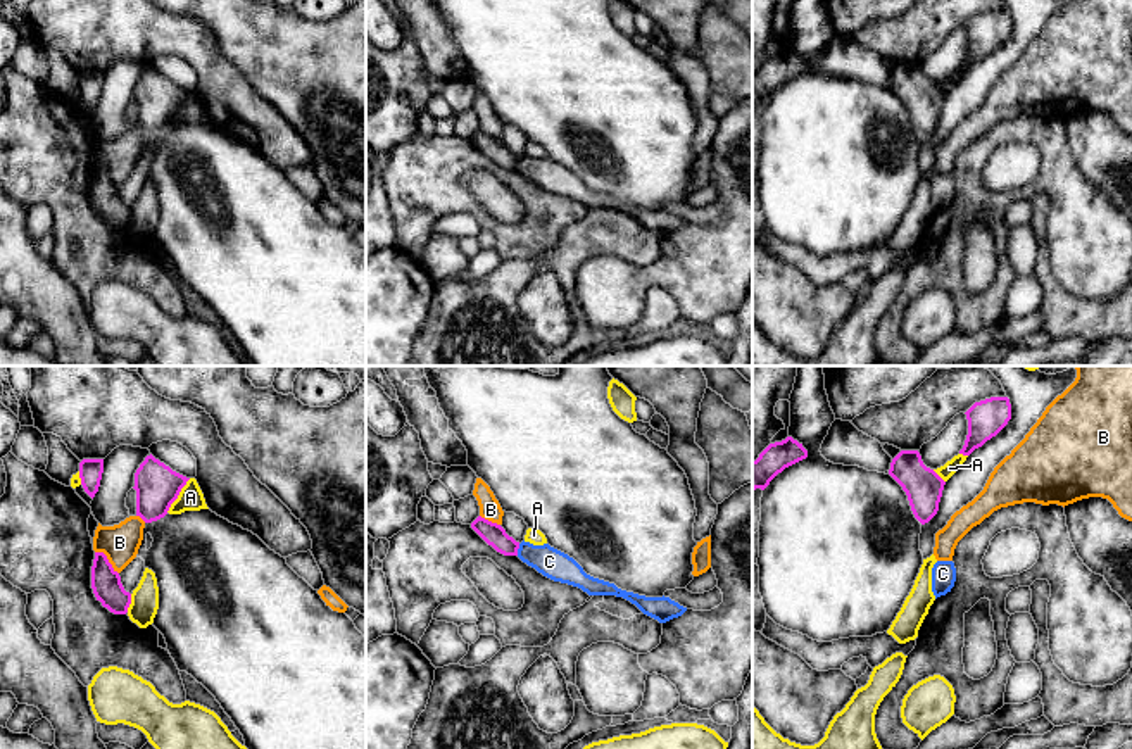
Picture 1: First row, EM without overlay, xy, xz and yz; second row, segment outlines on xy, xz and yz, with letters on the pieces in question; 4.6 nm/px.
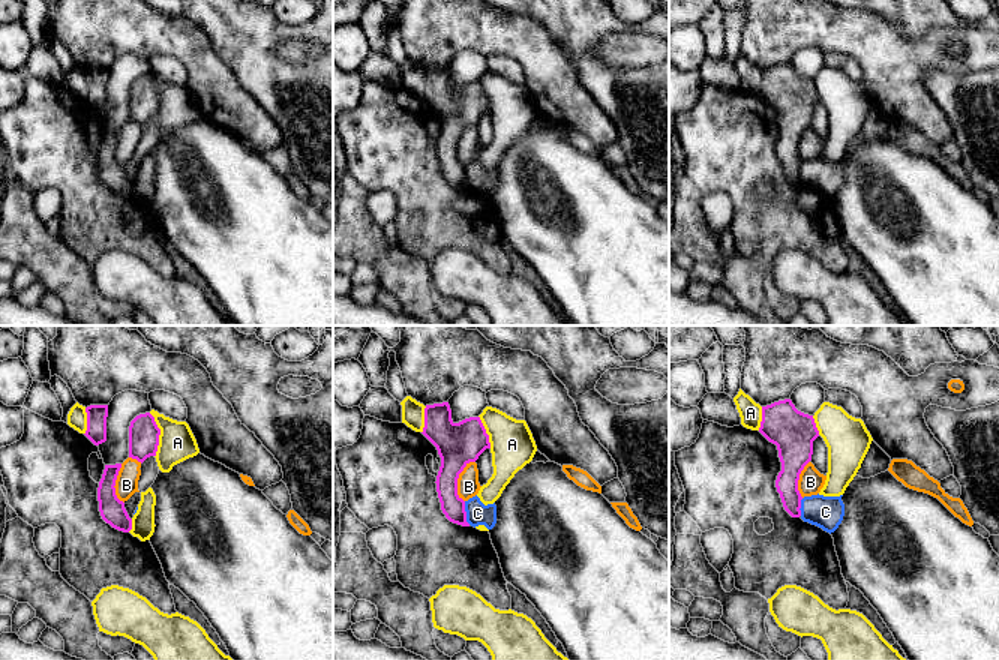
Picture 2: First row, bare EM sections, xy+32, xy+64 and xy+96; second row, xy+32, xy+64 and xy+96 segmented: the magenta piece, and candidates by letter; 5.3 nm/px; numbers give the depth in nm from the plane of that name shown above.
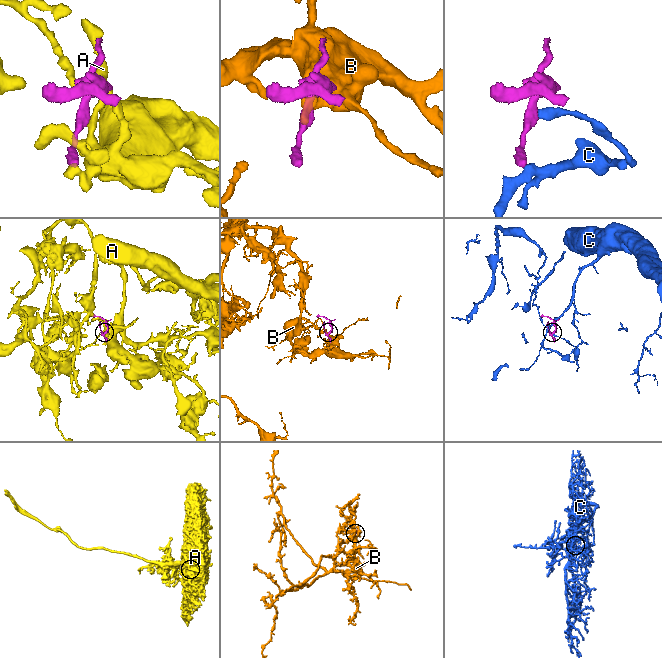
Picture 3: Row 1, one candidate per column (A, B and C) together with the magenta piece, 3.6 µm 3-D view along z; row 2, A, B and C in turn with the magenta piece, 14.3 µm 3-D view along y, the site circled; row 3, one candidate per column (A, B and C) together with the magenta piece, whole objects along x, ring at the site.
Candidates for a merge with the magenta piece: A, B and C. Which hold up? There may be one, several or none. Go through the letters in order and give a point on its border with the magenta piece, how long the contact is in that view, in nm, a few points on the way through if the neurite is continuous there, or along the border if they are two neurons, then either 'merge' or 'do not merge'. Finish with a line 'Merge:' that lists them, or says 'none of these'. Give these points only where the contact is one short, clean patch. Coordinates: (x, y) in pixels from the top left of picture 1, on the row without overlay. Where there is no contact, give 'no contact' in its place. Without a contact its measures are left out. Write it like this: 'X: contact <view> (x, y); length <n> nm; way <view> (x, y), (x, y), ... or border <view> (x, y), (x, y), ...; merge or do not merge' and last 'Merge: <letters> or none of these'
A: contact xy (178, 107); length 200 nm; do not merge
B: contact xy (107, 173); length 160 nm; do not merge
C: contact xz (518, 161); length 60 nm; border xz (520, 157), (516, 168); do not merge
Merge: none of these

